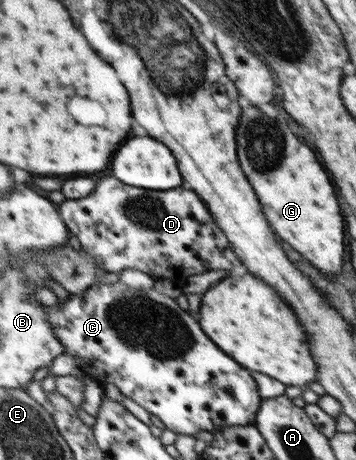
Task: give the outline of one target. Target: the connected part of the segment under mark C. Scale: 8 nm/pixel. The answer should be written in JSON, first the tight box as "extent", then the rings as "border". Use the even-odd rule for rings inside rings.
{"extent":[45,281,262,436],"border":[[[120,281],[108,285],[96,282],[82,294],[70,293],[67,301],[59,300],[58,305],[45,307],[52,332],[65,347],[66,354],[92,364],[93,373],[114,372],[104,374],[104,382],[115,384],[123,396],[131,398],[150,414],[160,418],[168,430],[194,436],[196,432],[255,424],[262,398],[250,372],[240,368],[240,364],[216,348],[196,318],[184,310],[177,299],[154,288],[136,290]]]}

